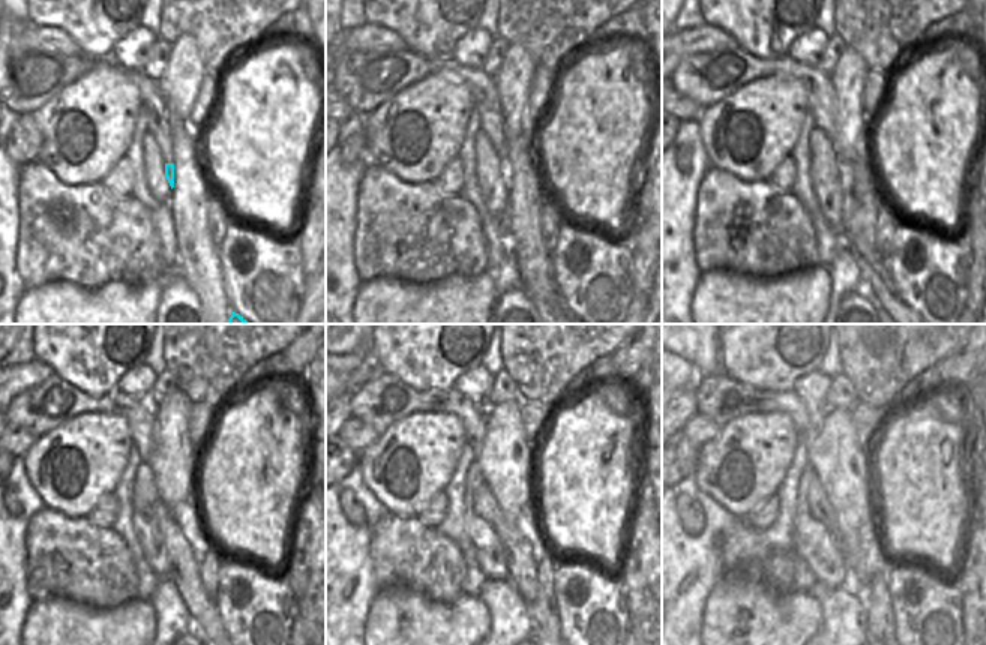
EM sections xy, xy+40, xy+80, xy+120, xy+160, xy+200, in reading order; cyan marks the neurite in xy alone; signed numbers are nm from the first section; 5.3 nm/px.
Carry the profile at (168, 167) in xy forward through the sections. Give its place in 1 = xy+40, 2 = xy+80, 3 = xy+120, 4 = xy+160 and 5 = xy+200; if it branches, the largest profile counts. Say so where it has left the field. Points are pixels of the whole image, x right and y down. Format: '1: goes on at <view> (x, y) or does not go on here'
1: goes on at xy+40 (506, 168)
2: goes on at xy+80 (845, 170)
3: goes on at xy+120 (185, 546)
4: goes on at xy+160 (523, 558)
5: goes on at xy+200 (821, 510)

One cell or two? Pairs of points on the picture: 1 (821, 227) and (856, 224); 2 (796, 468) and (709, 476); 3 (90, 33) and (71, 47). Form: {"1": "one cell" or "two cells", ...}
{"1": "two cells", "2": "two cells", "3": "two cells"}

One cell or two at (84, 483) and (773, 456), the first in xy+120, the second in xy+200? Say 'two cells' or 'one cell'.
one cell

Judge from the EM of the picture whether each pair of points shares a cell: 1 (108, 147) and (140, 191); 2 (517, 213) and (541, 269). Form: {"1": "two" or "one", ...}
{"1": "two", "2": "one"}

